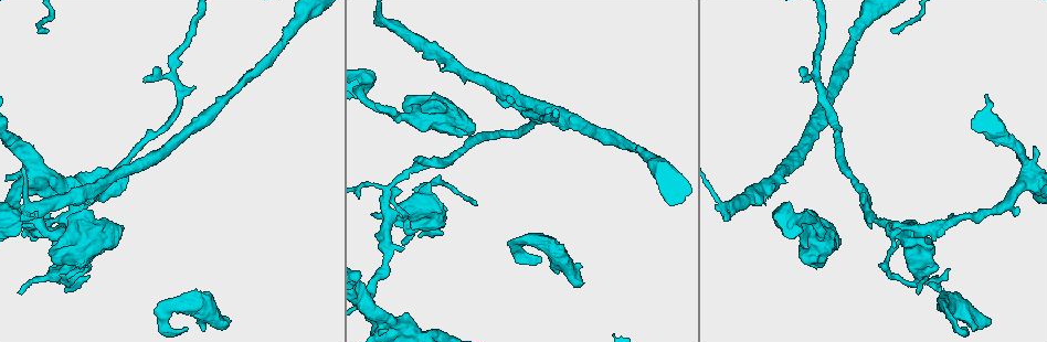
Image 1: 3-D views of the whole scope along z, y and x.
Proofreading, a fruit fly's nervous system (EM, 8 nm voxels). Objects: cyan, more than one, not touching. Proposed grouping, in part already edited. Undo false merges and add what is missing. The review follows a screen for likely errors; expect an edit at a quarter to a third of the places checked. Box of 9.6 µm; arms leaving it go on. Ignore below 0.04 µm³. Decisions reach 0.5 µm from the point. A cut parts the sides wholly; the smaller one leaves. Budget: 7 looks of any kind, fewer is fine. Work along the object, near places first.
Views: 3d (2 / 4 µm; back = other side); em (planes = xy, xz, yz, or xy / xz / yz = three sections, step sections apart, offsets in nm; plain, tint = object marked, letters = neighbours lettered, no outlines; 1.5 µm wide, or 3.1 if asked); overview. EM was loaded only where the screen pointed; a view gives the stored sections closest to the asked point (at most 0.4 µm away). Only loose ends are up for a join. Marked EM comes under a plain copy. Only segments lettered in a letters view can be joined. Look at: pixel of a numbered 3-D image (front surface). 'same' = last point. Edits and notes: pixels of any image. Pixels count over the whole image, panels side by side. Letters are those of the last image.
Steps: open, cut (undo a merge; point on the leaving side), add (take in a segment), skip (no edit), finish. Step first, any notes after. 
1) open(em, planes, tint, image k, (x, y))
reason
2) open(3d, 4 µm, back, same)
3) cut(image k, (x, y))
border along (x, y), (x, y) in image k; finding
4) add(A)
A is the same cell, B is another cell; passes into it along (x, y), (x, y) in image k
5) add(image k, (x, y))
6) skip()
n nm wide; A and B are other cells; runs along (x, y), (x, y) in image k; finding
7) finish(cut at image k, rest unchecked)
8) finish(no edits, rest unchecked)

open(3d, 4 µm, image 1, (476, 204))
end of a long branch

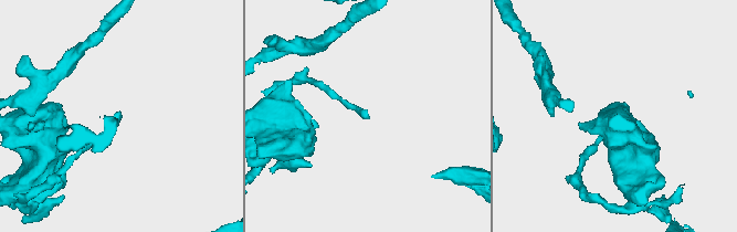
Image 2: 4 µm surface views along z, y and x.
open(em, planes, letters, image 2, (120, 112))

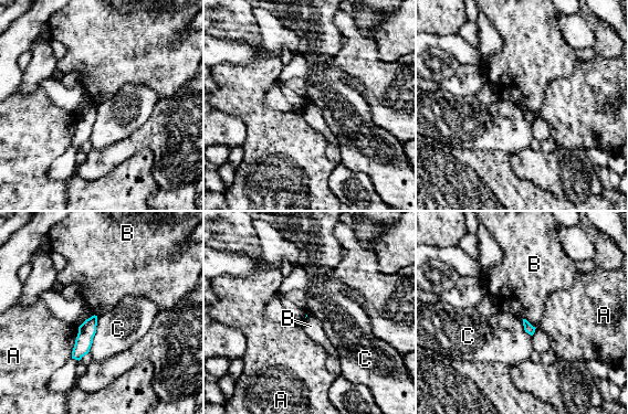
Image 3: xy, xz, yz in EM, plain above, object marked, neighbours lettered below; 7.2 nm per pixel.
skip()
A, B and C are other cells; border along (97, 316), (96, 332), (87, 352) in image 3; none of them fits

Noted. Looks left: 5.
open(em, xy, step 4, letters, image 1, (176, 305))
sudden change in width

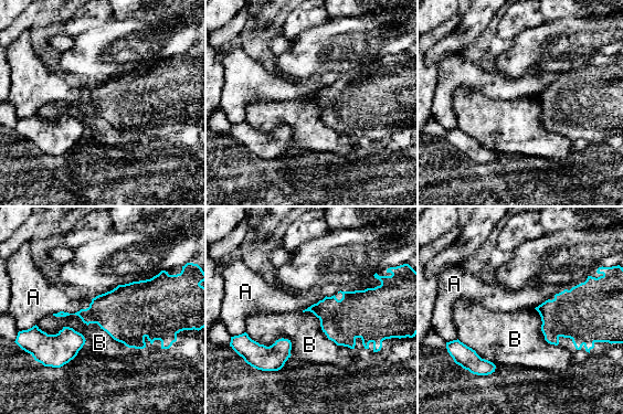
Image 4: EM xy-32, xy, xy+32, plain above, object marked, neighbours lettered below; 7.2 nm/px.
skip()
A and B are other cells; border along (52, 315), (76, 315), (122, 343) in image 4; all the same cell

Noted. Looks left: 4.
open(3d, 2 µm, image 1, (725, 220))
free end

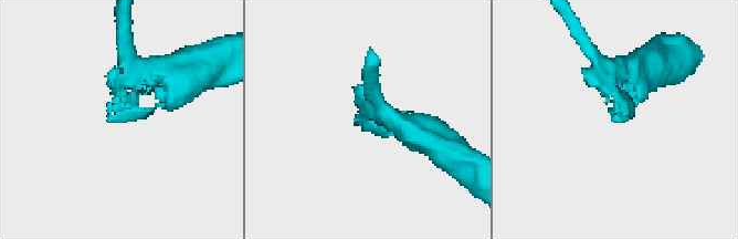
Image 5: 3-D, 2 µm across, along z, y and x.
open(em, planes, tint, image 5, (360, 117))

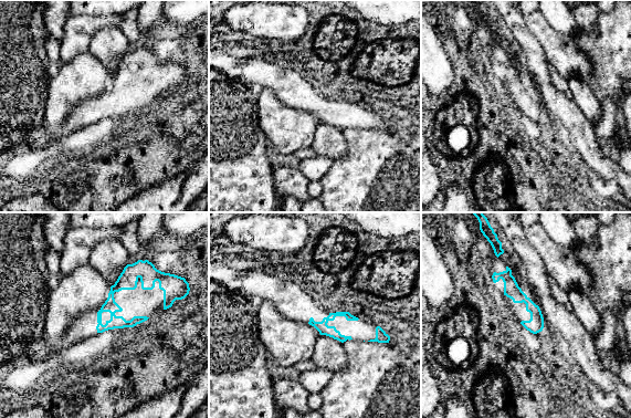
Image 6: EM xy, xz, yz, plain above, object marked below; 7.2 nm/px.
open(em, planes, letters, same)
what lies round it

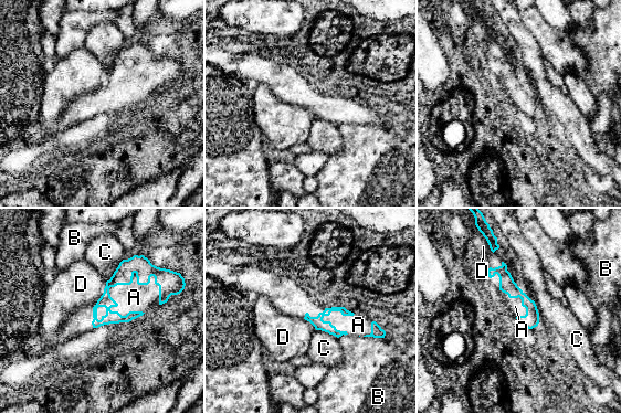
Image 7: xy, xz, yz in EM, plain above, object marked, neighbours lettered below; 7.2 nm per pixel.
add(A)
A is the same cell, B, C and D are other cells; the cell continues

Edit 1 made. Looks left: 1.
finish(add at image 7, rest unchecked)

